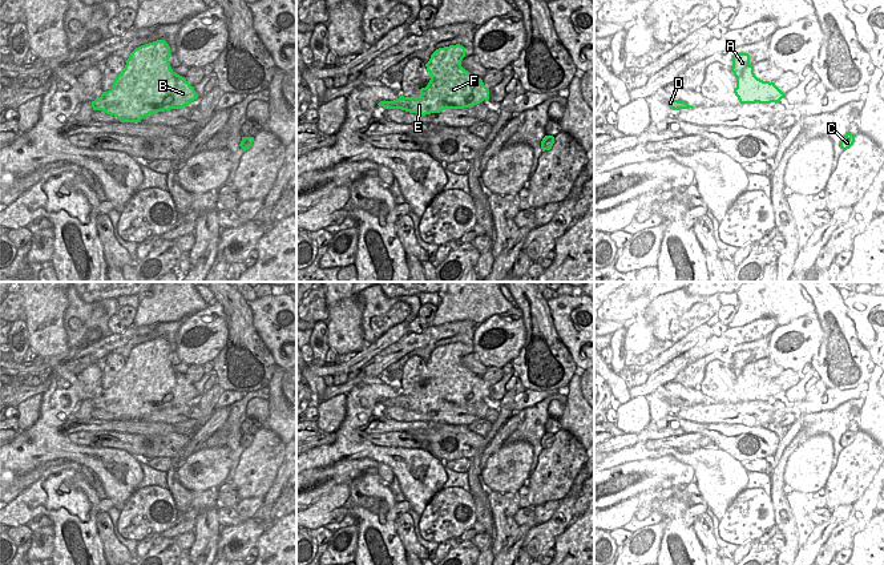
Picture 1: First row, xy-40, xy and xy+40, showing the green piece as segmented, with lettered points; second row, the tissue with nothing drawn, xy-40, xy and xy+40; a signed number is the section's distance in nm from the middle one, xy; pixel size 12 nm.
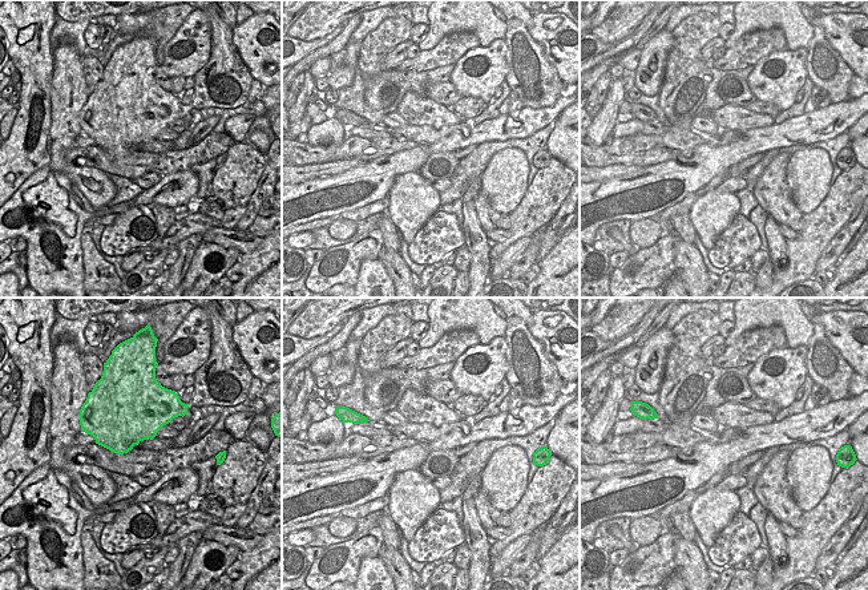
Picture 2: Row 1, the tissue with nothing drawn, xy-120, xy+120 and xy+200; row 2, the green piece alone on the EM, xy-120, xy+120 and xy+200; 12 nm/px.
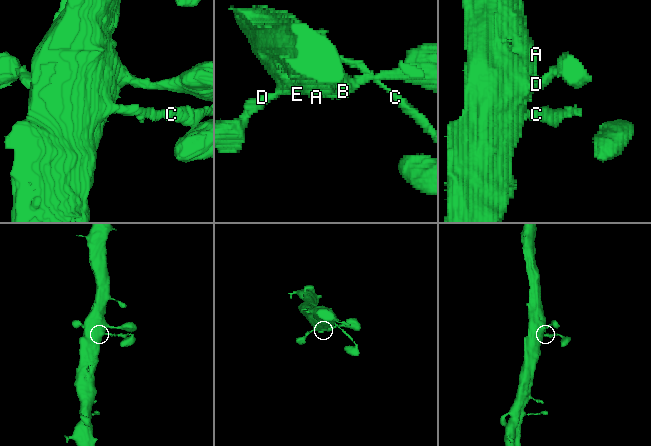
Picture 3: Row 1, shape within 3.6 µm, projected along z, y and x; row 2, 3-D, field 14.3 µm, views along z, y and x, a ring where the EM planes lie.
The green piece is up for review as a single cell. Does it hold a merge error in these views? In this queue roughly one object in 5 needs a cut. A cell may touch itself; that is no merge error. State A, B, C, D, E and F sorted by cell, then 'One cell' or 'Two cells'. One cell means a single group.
Groups: A B C D E F. One cell

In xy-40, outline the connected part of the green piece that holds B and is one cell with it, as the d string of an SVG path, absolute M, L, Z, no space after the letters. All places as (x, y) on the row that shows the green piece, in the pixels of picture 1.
M165 40L136 48L112 89L92 101L93 110L102 110L121 122L141 122L145 116L187 106L198 98L197 92L173 72L170 56Z

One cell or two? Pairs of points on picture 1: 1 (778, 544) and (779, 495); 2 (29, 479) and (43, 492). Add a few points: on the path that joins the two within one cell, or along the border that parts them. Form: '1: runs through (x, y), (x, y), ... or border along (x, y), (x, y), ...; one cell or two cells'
1: border along (779, 531), (784, 539), (784, 545), (778, 551); two cells
2: border along (63, 469), (41, 476), (13, 499); two cells

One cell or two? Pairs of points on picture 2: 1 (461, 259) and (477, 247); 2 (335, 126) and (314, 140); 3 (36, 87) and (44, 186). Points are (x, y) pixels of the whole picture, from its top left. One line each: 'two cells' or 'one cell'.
1: two cells
2: one cell
3: two cells

